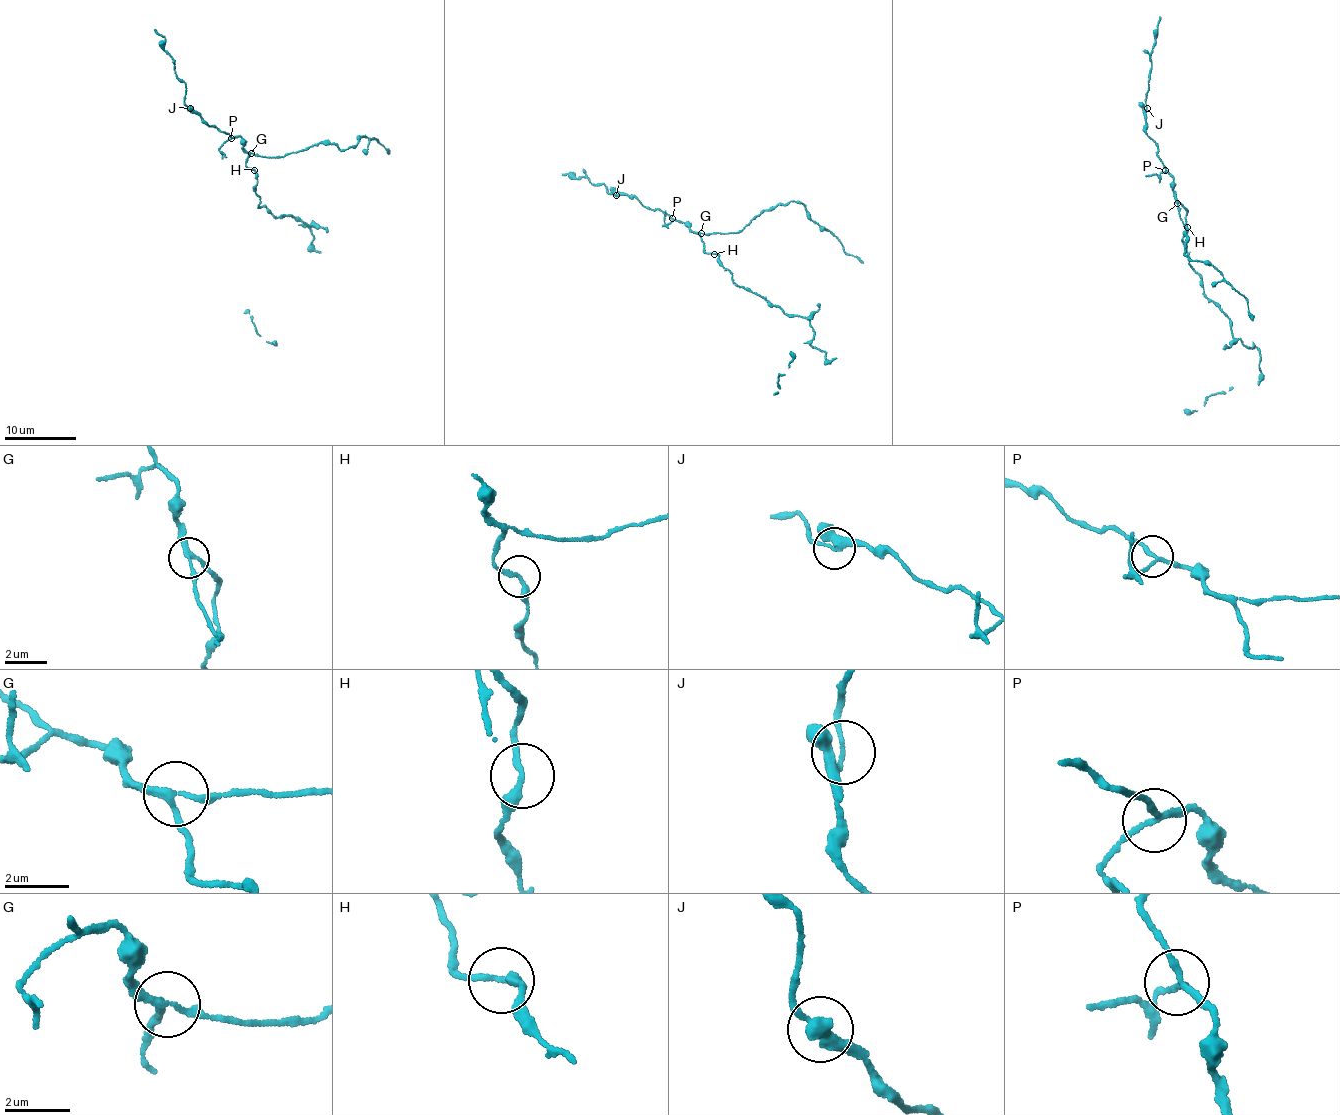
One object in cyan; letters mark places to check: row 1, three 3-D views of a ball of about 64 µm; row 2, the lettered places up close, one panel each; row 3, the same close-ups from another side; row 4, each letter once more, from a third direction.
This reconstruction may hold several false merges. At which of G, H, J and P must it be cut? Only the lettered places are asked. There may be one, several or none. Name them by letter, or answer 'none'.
G

